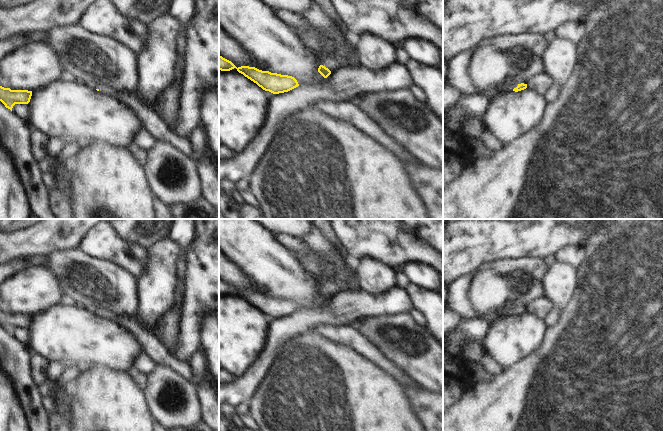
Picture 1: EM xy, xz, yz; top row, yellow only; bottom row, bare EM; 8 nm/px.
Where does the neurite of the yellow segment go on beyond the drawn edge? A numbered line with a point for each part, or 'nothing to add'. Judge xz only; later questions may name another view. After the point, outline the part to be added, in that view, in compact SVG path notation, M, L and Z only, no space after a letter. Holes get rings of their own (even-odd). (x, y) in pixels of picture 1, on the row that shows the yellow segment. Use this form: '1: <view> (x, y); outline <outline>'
1: xz (328, 61); outline M329 54L323 58L321 65L328 68L330 71L338 69L338 64L334 61L333 56Z

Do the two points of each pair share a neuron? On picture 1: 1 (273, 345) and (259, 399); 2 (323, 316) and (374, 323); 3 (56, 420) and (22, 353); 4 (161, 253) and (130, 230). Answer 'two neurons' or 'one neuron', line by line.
1: two neurons
2: two neurons
3: two neurons
4: two neurons

